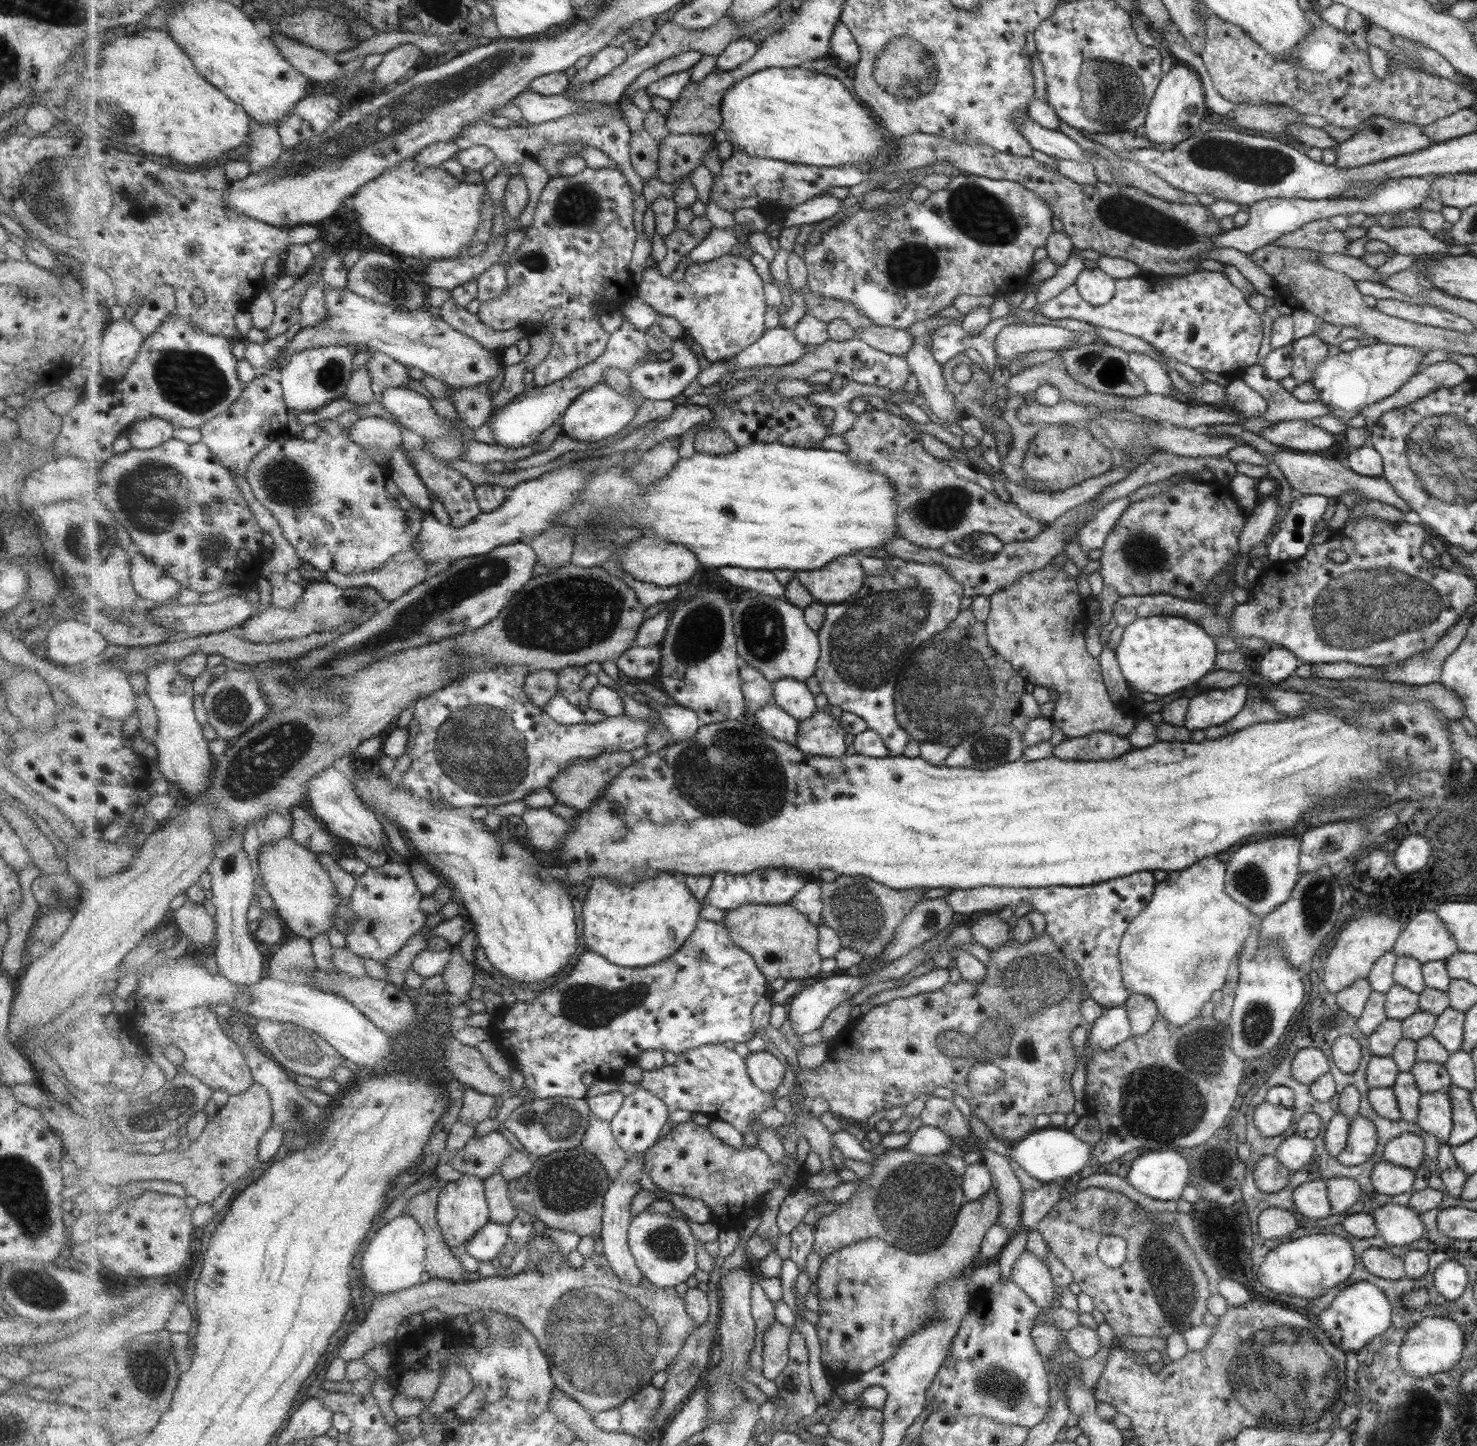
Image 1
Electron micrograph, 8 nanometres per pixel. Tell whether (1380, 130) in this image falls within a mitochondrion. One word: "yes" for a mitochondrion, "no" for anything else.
yes

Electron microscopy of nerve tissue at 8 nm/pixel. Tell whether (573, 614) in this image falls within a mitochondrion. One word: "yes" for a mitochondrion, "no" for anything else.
yes

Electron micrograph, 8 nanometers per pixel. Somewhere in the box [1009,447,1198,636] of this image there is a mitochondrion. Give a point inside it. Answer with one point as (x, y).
(1141, 553)

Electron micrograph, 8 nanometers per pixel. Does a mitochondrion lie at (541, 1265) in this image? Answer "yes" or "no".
no

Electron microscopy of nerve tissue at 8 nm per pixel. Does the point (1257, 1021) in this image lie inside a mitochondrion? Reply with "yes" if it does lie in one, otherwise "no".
yes

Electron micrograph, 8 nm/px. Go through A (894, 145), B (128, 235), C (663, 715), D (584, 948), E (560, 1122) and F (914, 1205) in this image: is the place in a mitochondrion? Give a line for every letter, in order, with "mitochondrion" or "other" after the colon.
A: other
B: other
C: other
D: other
E: mitochondrion
F: mitochondrion

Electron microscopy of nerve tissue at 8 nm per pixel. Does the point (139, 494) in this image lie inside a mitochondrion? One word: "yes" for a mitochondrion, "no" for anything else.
yes

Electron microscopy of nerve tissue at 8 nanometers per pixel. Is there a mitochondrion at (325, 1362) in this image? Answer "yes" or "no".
no

